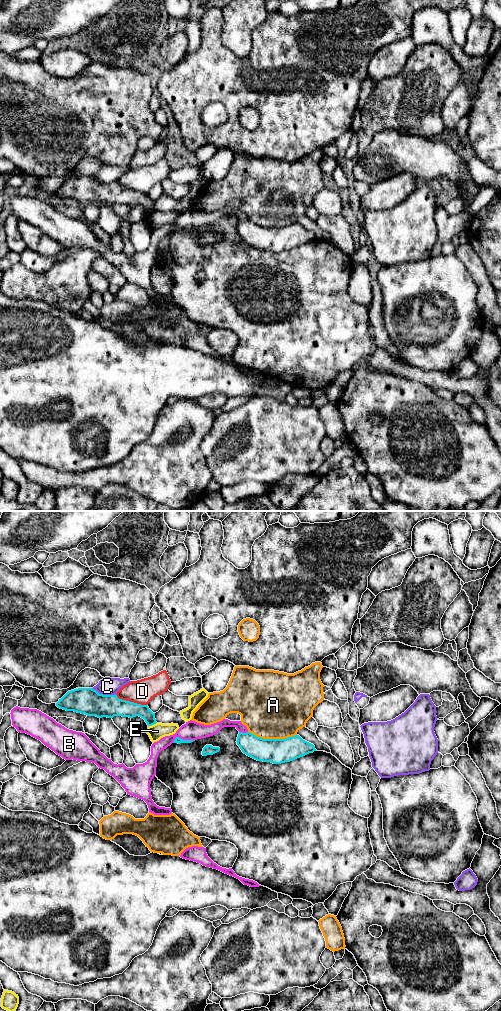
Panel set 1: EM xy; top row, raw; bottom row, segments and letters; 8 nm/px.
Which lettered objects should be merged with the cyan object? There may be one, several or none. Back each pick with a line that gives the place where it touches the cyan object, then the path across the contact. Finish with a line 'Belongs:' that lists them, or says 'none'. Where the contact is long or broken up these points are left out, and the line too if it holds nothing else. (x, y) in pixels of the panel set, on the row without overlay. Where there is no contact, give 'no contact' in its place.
Belongs: none

